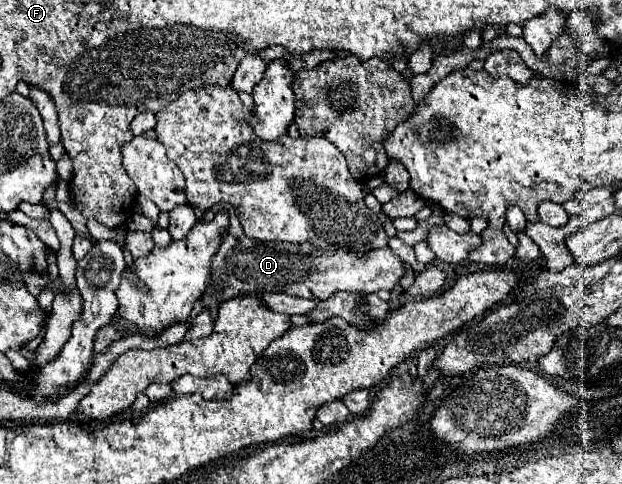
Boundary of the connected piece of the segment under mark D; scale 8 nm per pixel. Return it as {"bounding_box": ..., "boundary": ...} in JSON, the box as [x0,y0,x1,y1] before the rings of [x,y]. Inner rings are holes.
{"bounding_box":[202,211,404,315],"boundary":[[[232,211],[230,231],[222,243],[222,251],[214,257],[214,277],[222,281],[212,295],[202,299],[202,307],[216,315],[220,303],[240,295],[262,295],[262,293],[290,293],[298,297],[328,299],[334,291],[348,293],[376,293],[380,289],[394,289],[404,275],[404,263],[392,253],[392,249],[376,249],[362,257],[342,249],[318,249],[314,245],[286,245],[280,241],[264,243],[244,235],[242,225]],[[226,287],[234,287],[224,291]],[[220,291],[220,293],[218,293]]]}

